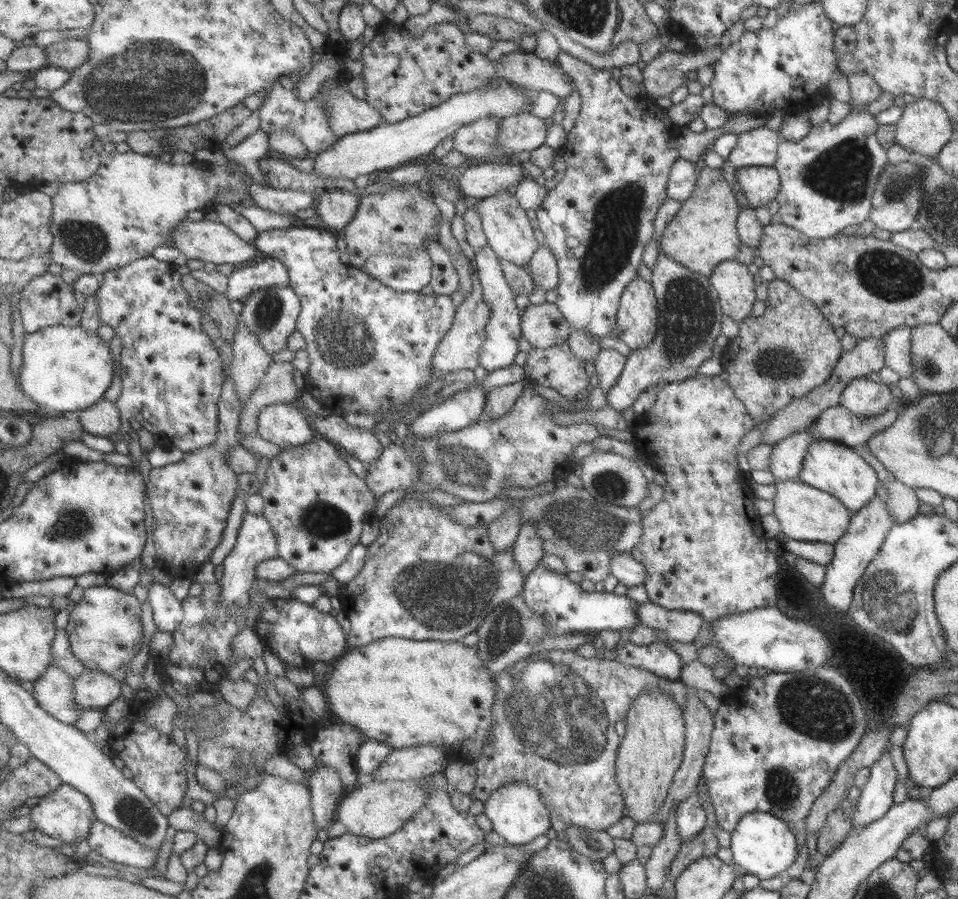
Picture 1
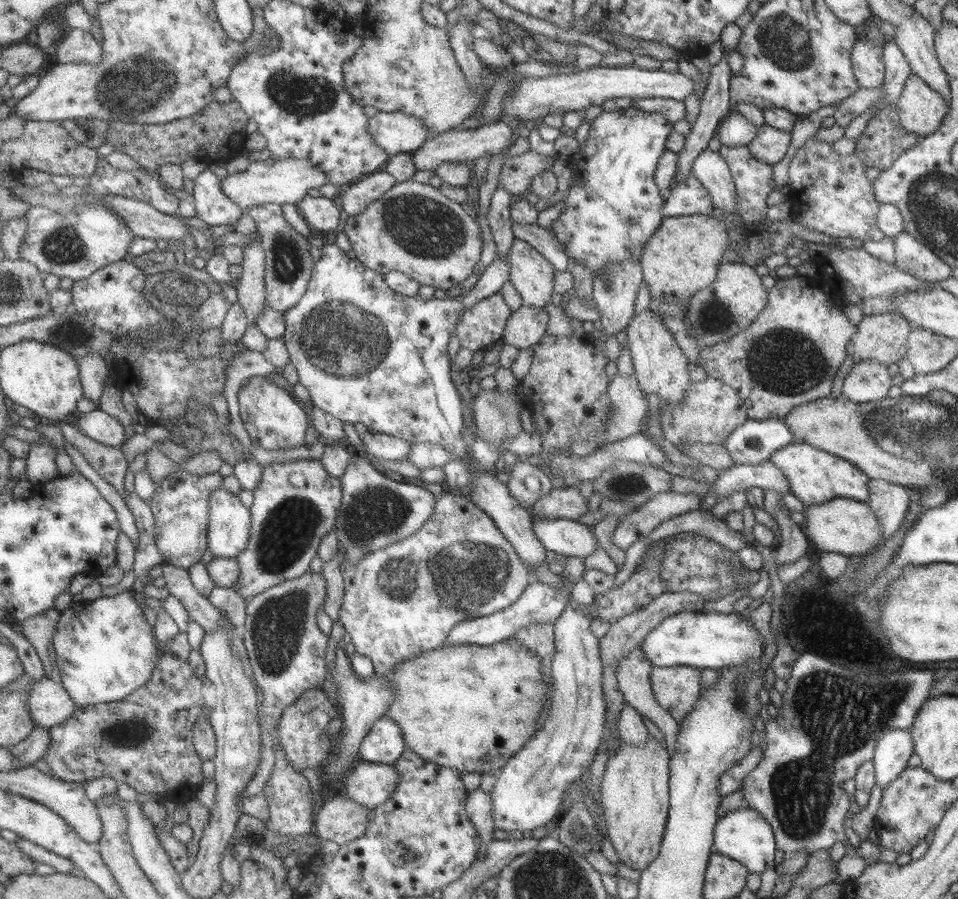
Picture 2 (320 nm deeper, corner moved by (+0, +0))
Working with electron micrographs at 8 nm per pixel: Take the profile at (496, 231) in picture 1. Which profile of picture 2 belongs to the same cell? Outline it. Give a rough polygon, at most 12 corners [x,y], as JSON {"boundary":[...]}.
{"boundary":[[513,238],[509,282],[522,304],[545,308],[553,292],[552,265]]}

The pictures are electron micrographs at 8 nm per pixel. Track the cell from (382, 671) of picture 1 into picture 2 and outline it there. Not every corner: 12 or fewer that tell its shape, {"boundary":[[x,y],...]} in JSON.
{"boundary":[[505,639],[395,665],[406,749],[495,776],[541,725],[540,656]]}

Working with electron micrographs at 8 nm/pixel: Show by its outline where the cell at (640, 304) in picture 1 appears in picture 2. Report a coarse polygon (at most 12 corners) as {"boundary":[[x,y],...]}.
{"boundary":[[643,310],[624,332],[641,392],[677,404],[688,359]]}

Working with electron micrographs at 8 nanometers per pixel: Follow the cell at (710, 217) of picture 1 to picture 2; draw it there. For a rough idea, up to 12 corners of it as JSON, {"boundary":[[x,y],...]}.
{"boundary":[[710,214],[664,217],[639,263],[652,305],[716,279],[729,237]]}

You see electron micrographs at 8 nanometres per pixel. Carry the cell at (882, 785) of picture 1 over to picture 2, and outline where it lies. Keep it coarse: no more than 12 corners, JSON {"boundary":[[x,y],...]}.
{"boundary":[[889,730],[876,741],[874,779],[882,788],[907,767],[910,733]]}

